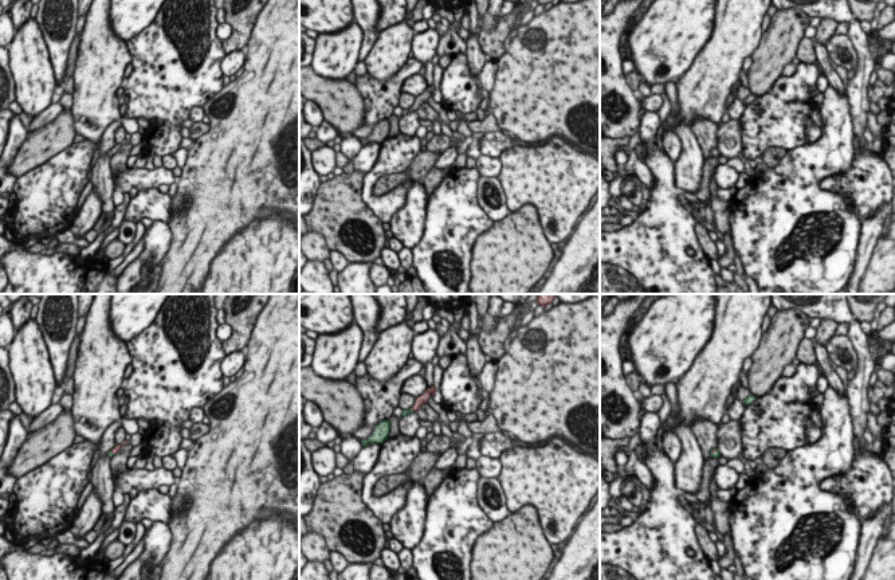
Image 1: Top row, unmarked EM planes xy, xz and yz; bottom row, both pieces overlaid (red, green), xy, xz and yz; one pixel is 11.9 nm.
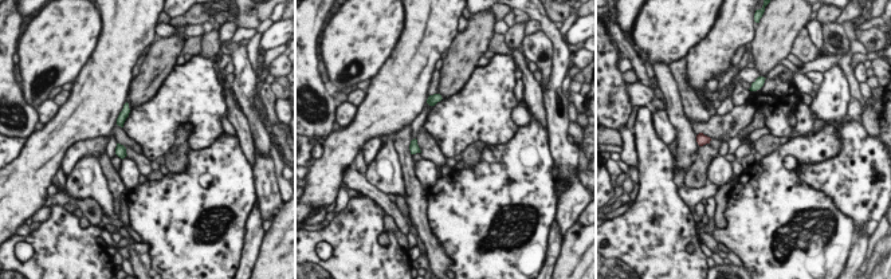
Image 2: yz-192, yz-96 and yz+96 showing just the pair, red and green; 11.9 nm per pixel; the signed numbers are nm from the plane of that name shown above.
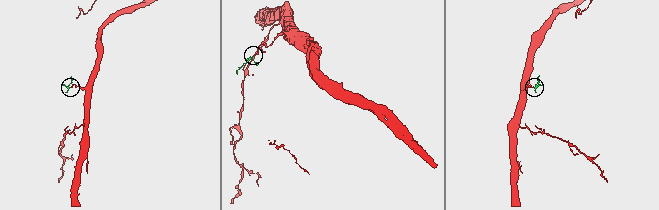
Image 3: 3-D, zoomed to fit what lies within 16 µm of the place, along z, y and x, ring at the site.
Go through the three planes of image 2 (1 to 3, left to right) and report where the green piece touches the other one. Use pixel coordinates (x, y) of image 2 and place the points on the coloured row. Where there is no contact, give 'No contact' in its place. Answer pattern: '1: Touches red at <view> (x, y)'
1: No contact
2: No contact
3: No contact

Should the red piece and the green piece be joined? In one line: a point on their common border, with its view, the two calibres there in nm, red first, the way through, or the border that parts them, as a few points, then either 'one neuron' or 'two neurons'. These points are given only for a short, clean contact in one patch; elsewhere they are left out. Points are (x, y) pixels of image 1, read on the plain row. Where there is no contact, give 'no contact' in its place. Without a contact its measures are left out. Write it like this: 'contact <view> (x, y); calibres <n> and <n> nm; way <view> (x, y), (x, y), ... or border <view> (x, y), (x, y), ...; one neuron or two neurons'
contact yz (714, 149); calibres 30 and 70 nm; way yz (713, 149), (714, 149), (717, 153); one neuron

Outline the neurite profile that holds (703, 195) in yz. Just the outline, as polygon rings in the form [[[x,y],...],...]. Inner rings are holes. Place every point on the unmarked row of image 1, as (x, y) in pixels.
[[[713,157],[703,164],[702,189],[696,192],[696,197],[703,207],[708,205],[708,201],[710,201],[710,191],[708,191],[710,169],[717,165],[718,165],[718,157]]]

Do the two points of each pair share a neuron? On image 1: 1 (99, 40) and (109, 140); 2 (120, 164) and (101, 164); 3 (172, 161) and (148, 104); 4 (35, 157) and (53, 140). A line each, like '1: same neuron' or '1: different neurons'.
1: different neurons
2: different neurons
3: different neurons
4: same neuron

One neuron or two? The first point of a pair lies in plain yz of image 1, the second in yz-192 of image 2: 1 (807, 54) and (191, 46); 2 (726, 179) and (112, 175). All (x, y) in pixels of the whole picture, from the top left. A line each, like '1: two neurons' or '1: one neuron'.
1: one neuron
2: two neurons

